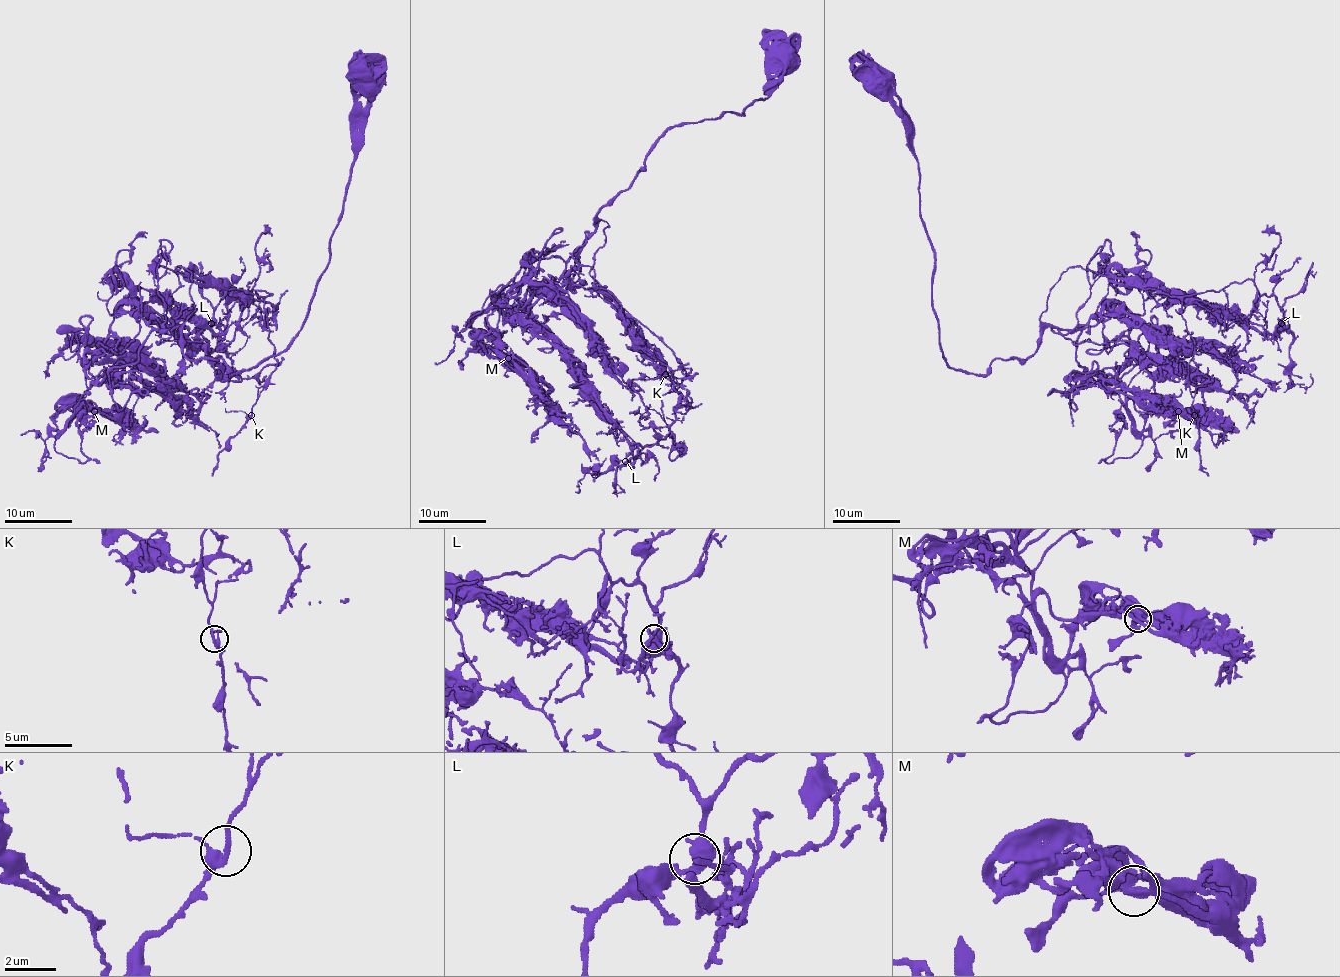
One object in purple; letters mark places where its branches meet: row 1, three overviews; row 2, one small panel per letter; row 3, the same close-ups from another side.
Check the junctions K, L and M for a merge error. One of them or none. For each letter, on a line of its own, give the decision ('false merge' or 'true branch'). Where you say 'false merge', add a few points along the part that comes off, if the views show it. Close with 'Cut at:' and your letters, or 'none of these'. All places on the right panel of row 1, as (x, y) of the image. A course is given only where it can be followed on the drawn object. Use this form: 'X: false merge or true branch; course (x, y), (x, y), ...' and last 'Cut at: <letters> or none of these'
K: true branch
L: true branch
M: true branch
Cut at: none of these

